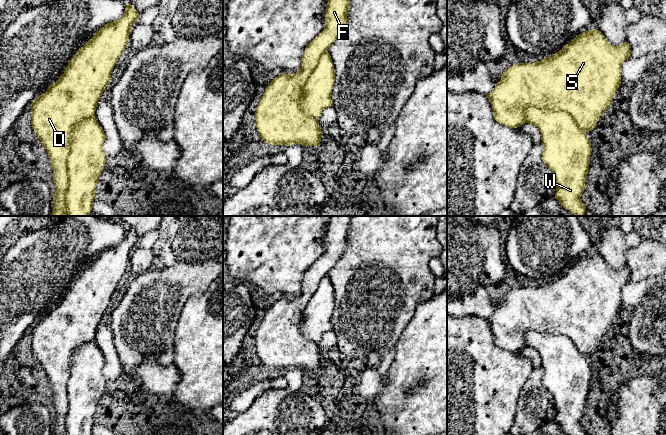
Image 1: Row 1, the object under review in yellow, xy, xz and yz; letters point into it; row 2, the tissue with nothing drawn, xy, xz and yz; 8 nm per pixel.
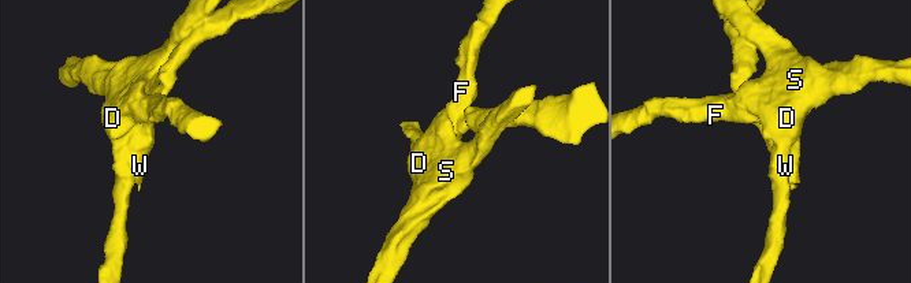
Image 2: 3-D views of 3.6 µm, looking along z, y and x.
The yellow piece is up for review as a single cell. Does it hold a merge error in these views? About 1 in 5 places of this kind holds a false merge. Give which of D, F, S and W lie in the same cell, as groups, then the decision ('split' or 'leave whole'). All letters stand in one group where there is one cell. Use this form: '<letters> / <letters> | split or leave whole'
D F S / W | split

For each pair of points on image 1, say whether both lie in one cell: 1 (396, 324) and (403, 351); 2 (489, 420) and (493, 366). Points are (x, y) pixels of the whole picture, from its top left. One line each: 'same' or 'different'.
1: different
2: same

